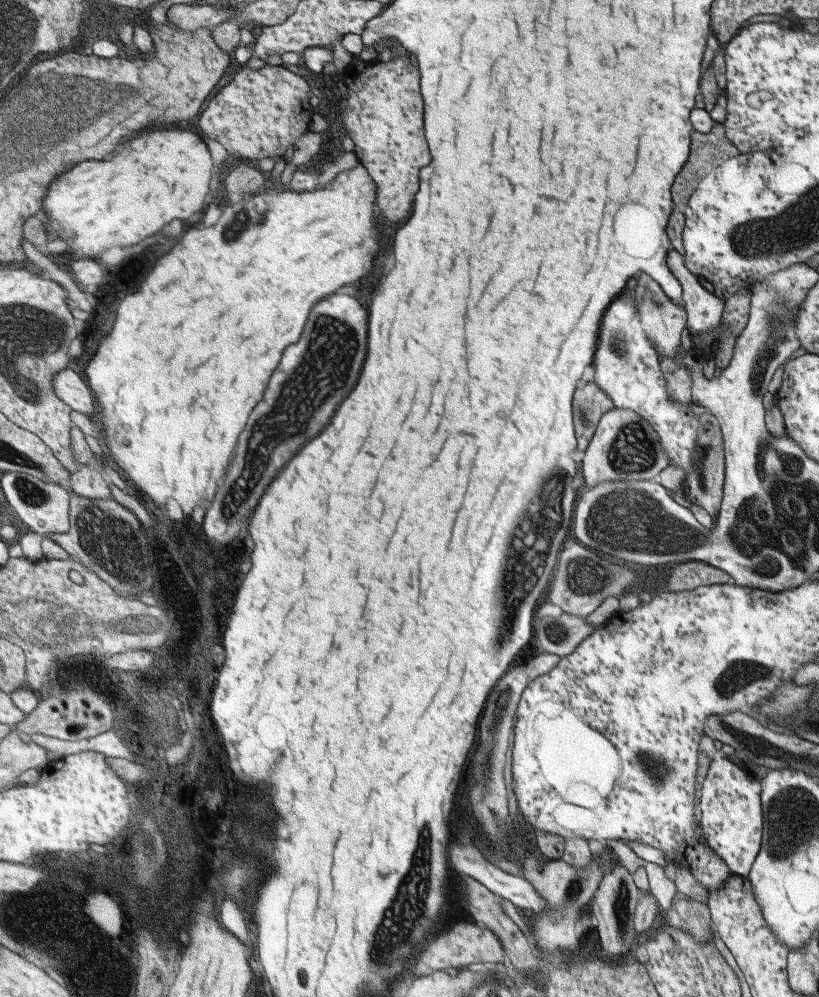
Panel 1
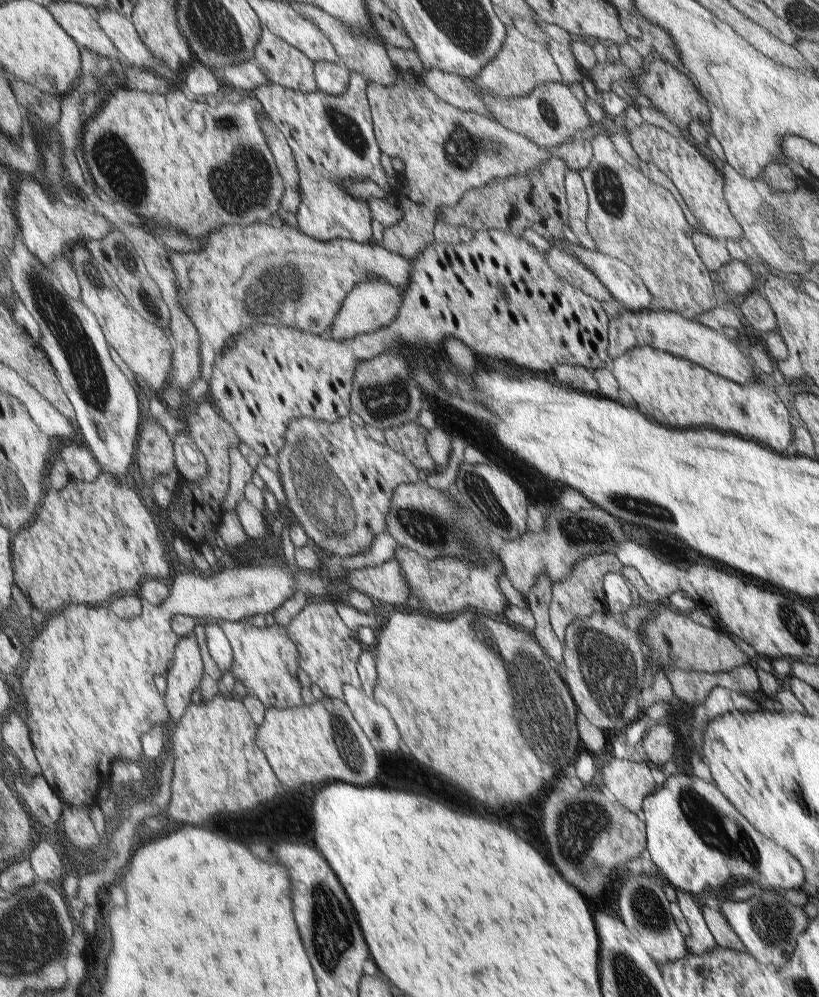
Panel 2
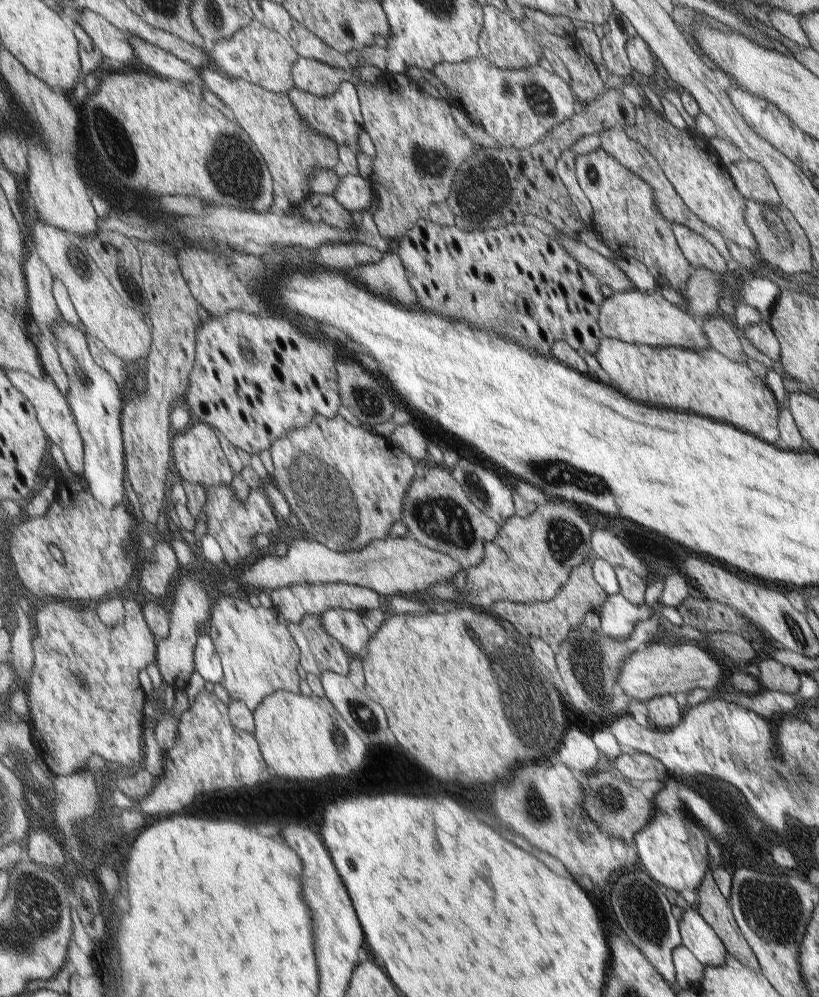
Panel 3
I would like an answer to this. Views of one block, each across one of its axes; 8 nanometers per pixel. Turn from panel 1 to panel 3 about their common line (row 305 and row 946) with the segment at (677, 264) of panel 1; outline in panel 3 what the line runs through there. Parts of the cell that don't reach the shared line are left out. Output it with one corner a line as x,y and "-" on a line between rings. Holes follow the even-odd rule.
689,907
682,911
683,914
678,921
682,946
703,966
723,966
726,947
722,945
718,935
710,926
707,926
698,911

